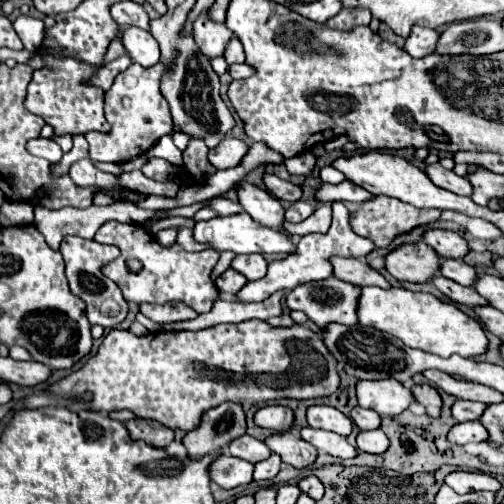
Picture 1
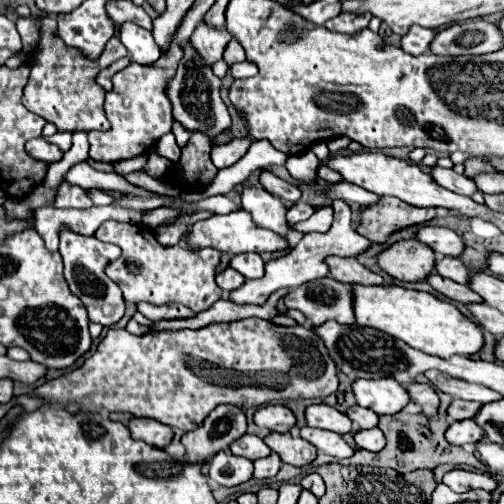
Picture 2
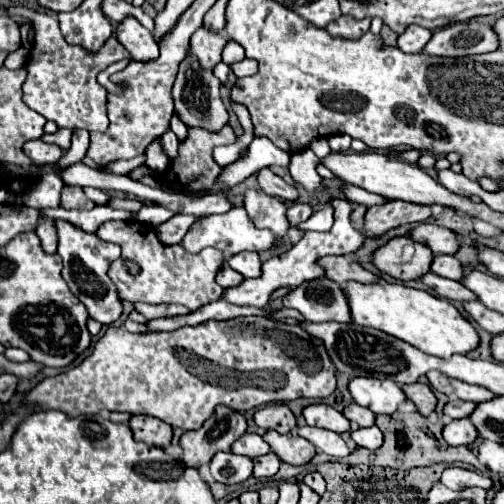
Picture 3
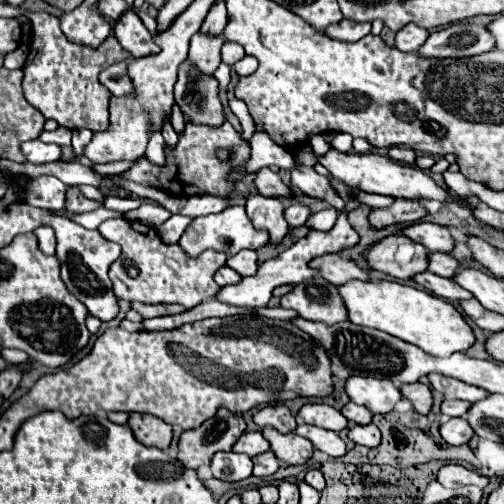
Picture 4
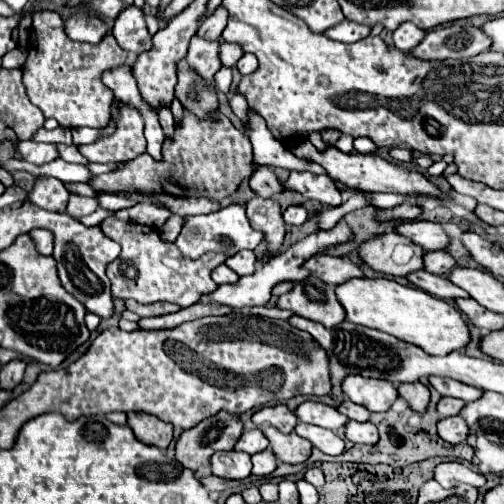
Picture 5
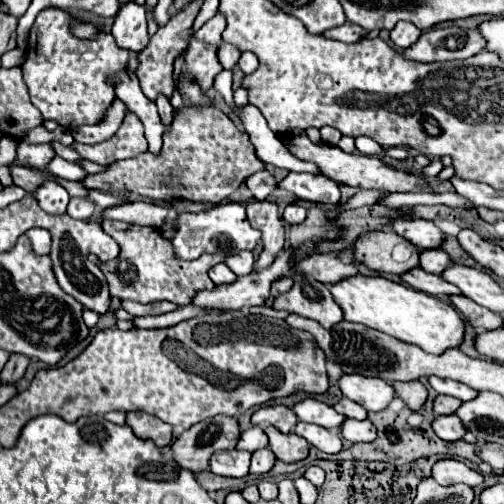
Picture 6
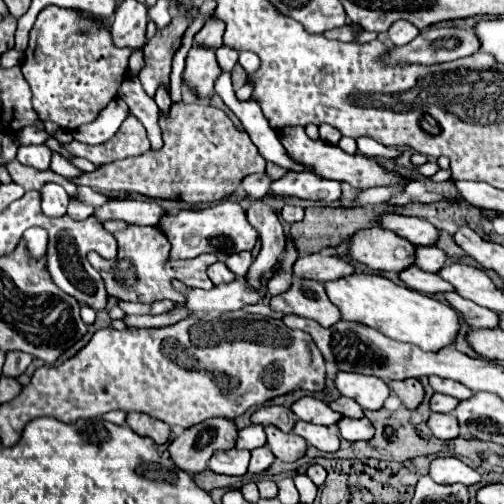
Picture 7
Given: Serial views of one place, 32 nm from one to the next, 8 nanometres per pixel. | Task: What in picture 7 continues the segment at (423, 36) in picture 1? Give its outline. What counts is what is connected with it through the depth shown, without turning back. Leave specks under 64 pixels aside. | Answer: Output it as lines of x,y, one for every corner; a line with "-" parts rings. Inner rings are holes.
398,20
388,30
388,36
394,42
394,46
404,46
404,44
412,42
418,34
420,34
420,30
416,30
416,26
410,24
408,20

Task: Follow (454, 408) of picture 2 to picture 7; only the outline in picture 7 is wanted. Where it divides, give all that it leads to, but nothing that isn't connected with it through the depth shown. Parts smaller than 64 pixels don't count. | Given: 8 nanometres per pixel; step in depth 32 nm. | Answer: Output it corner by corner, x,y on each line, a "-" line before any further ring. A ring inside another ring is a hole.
434,394
430,400
432,412
440,412
440,414
452,412
456,408
456,404
458,404
458,400
452,396
446,396
446,394

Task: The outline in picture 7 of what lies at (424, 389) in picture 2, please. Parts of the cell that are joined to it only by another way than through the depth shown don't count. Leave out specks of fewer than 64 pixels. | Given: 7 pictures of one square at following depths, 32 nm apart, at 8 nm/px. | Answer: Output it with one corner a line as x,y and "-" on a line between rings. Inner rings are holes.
410,378
410,380
402,380
402,382
388,382
388,386
392,388
392,392
402,400
402,404
406,408
418,408
424,400
424,388
418,380

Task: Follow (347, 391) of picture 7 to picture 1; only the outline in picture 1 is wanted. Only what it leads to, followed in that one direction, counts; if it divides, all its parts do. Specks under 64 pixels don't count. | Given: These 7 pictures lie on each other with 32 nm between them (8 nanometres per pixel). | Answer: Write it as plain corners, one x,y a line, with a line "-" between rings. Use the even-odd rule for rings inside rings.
360,380
356,386
358,404
376,410
380,416
396,416
412,402
412,392
396,380

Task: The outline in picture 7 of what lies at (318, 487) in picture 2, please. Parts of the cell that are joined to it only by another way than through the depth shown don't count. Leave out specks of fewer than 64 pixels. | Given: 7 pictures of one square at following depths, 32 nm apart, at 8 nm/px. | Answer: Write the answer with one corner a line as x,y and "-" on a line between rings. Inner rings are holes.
318,464
308,466
306,474
308,474
308,478
310,478
316,486
322,486
322,484
324,484
324,480
326,480
326,470
324,470
322,466
318,466

